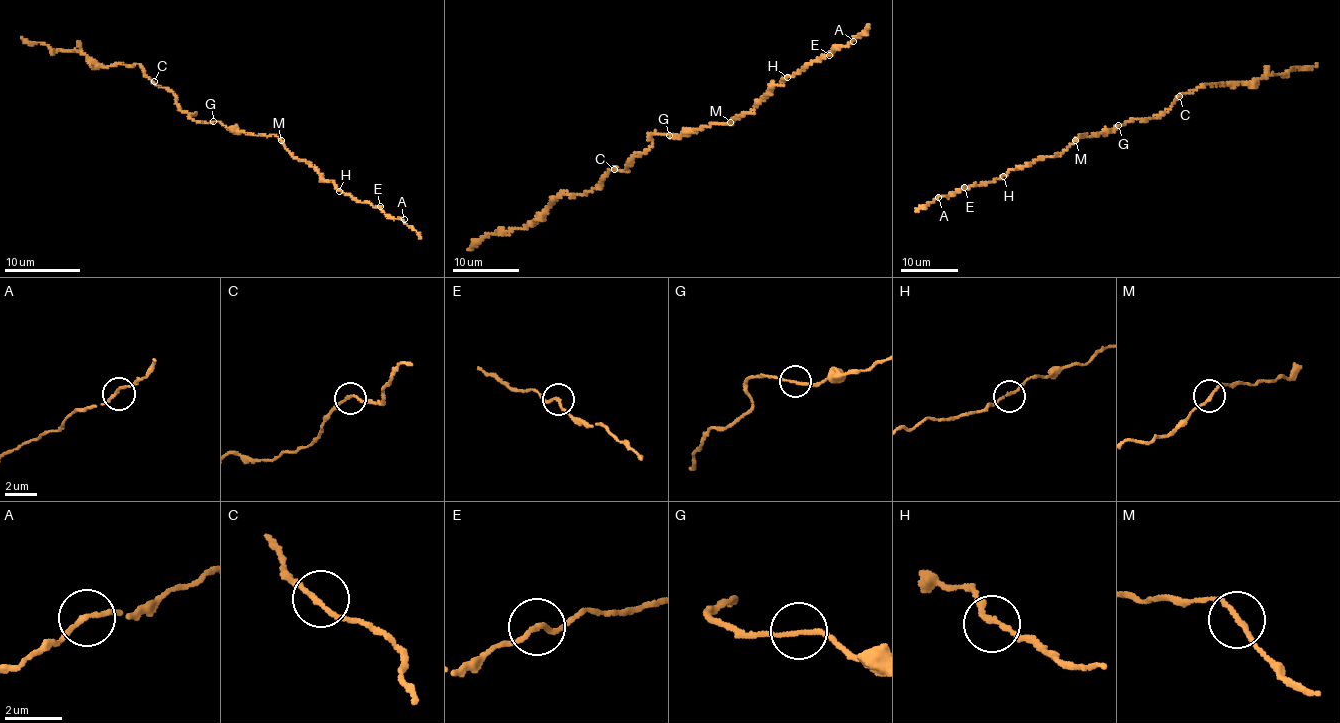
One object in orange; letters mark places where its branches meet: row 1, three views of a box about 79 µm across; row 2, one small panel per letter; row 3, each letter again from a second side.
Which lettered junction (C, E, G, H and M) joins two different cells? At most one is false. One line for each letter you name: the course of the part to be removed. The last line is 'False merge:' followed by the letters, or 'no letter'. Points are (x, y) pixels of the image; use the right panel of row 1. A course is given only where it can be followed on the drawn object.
False merge: no letter

